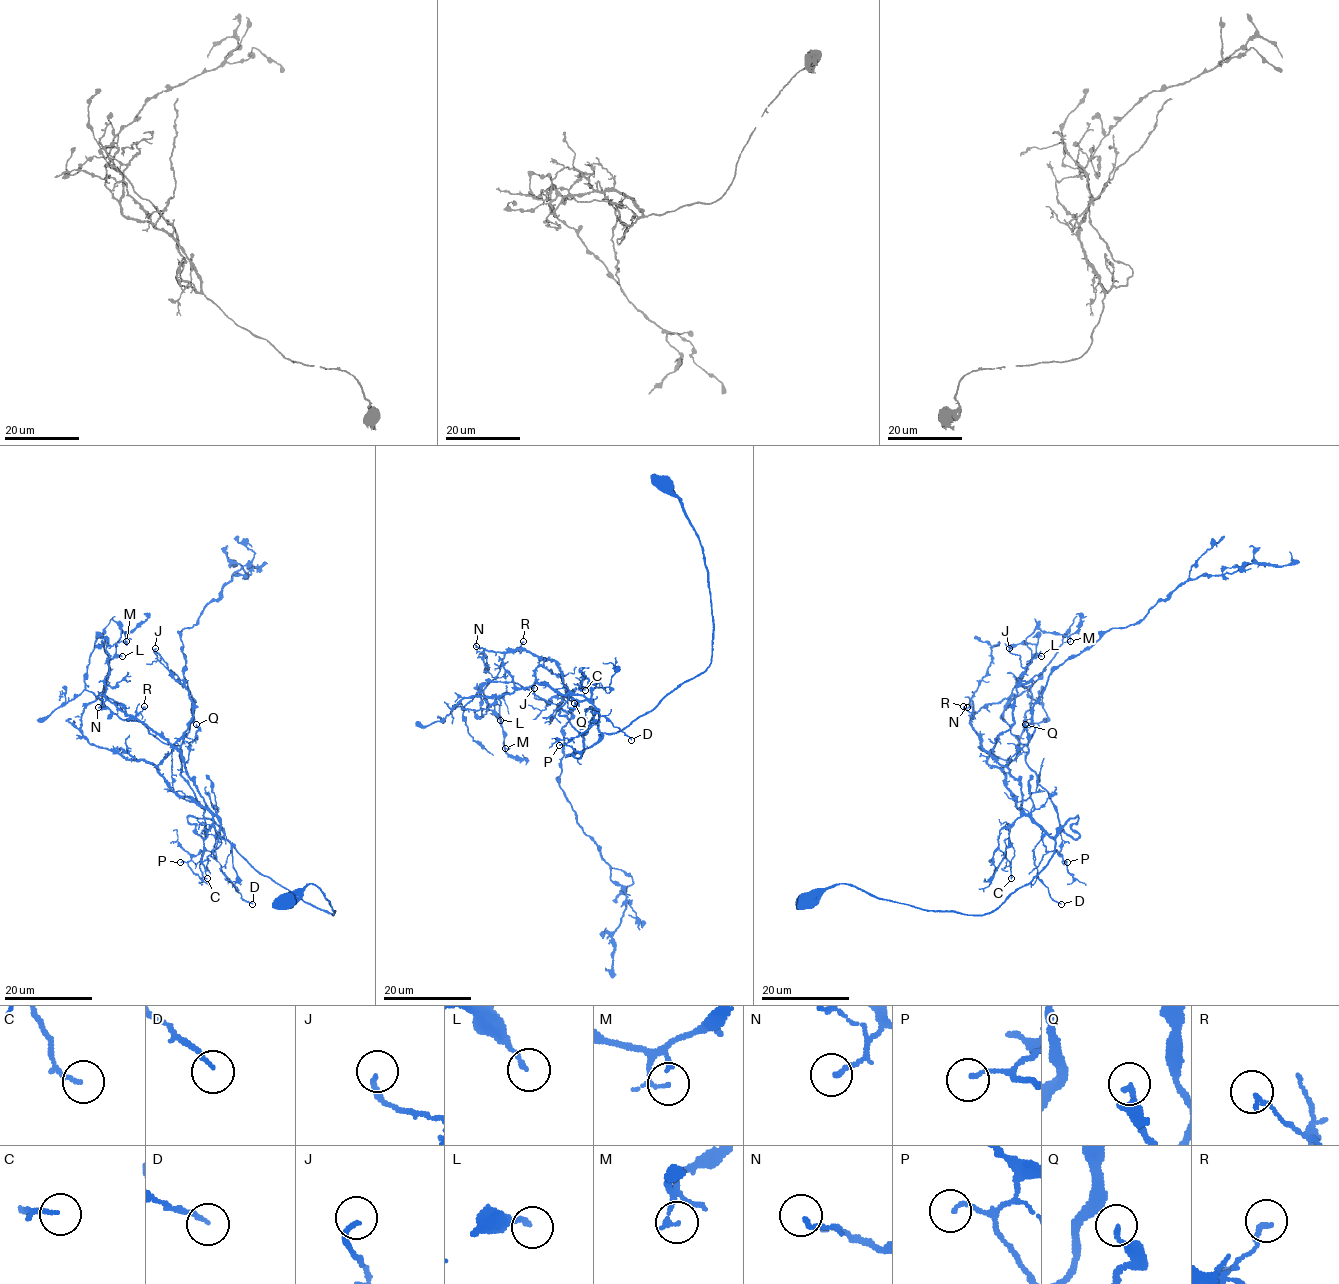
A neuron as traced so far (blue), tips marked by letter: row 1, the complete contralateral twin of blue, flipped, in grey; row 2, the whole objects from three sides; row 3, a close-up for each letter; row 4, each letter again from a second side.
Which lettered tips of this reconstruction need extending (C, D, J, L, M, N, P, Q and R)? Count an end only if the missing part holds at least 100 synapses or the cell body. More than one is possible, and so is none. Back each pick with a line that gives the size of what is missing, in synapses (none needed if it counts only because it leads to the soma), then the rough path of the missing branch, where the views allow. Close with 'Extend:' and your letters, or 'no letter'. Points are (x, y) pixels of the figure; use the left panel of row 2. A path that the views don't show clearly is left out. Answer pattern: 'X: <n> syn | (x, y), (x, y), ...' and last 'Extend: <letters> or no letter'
Extend: no letter

